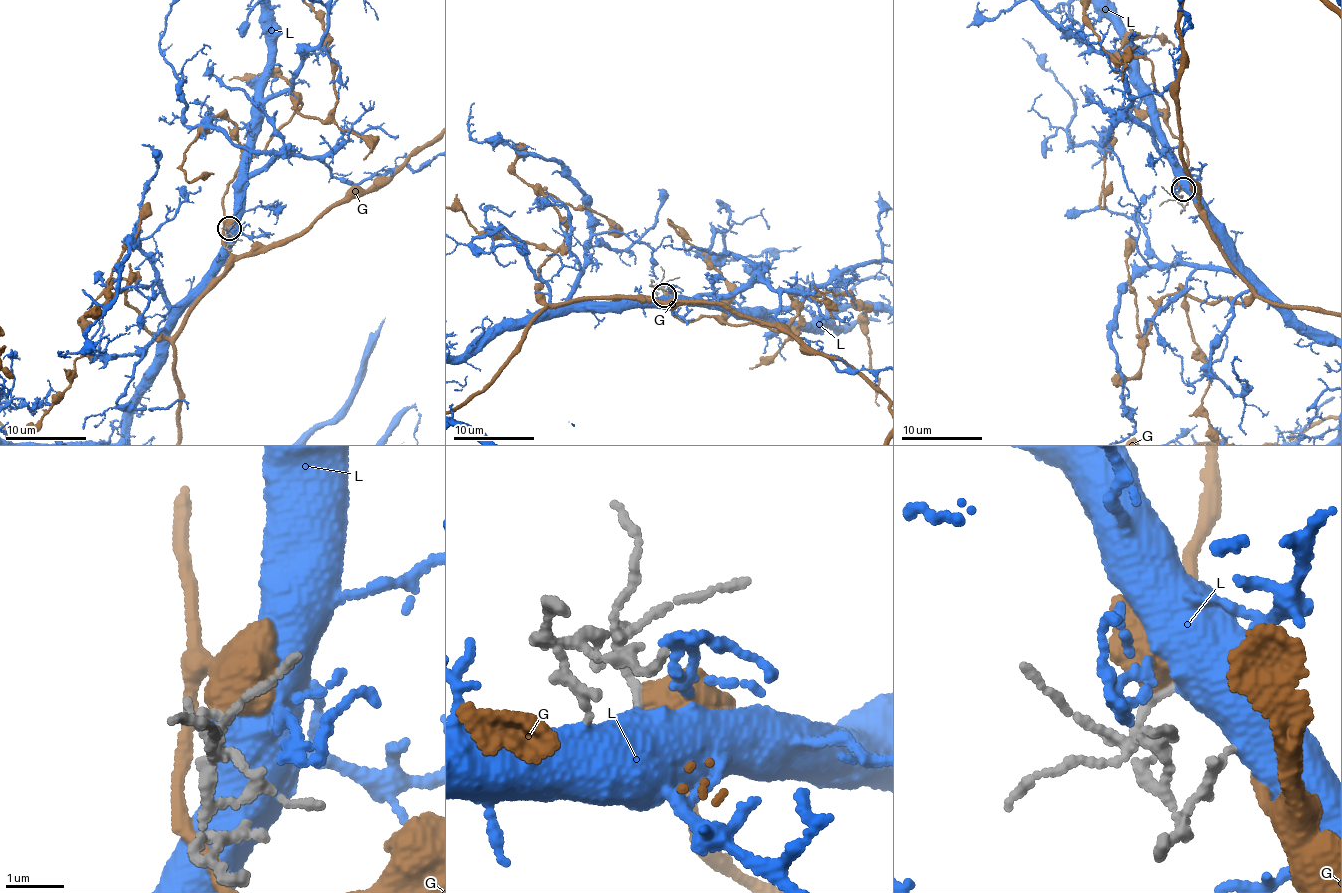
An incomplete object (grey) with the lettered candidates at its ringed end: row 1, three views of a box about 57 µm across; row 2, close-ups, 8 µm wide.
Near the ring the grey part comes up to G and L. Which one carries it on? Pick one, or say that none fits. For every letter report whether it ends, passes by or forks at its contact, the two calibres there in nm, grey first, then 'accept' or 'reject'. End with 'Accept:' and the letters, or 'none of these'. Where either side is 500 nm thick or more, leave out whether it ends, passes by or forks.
G: 150 nm thick on the grey side, 500 nm on the other; reject
L: 130 nm thick on the grey side, 600 nm on the other; accept
Accept: L

